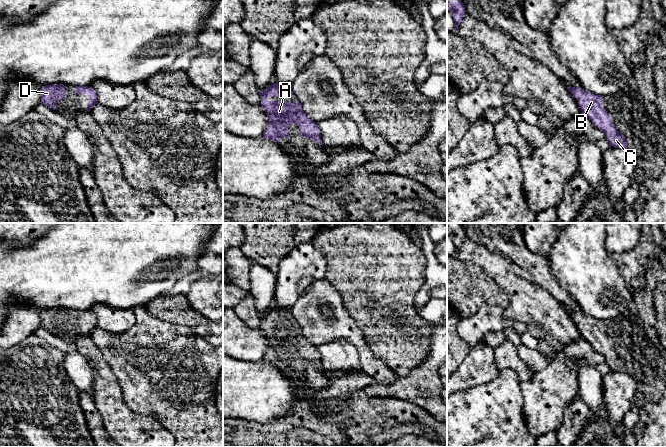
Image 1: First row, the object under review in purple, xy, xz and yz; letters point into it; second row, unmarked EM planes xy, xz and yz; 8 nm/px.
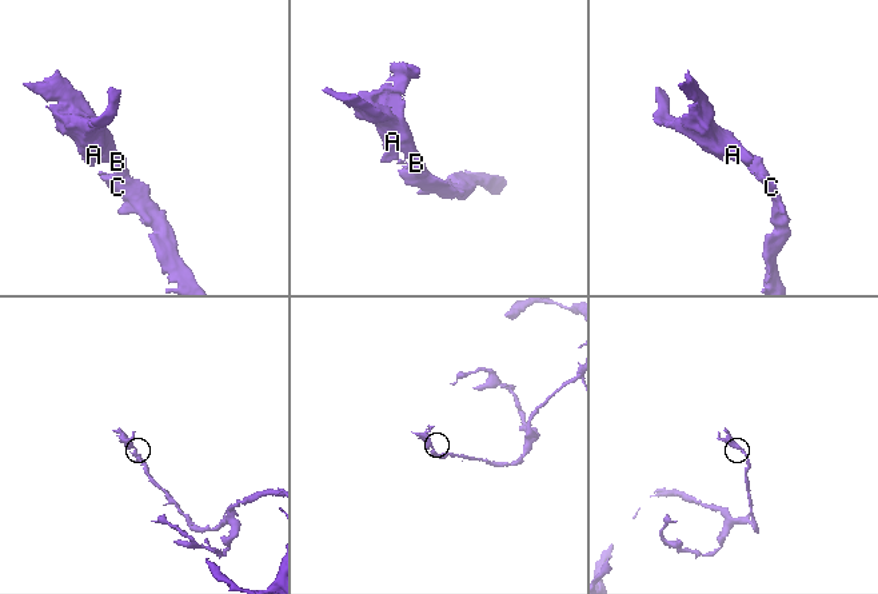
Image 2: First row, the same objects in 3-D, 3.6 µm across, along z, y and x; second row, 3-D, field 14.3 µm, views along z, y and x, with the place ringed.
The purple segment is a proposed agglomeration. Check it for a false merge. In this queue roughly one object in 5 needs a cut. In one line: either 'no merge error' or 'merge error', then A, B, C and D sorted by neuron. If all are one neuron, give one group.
no merge error | A B C D

